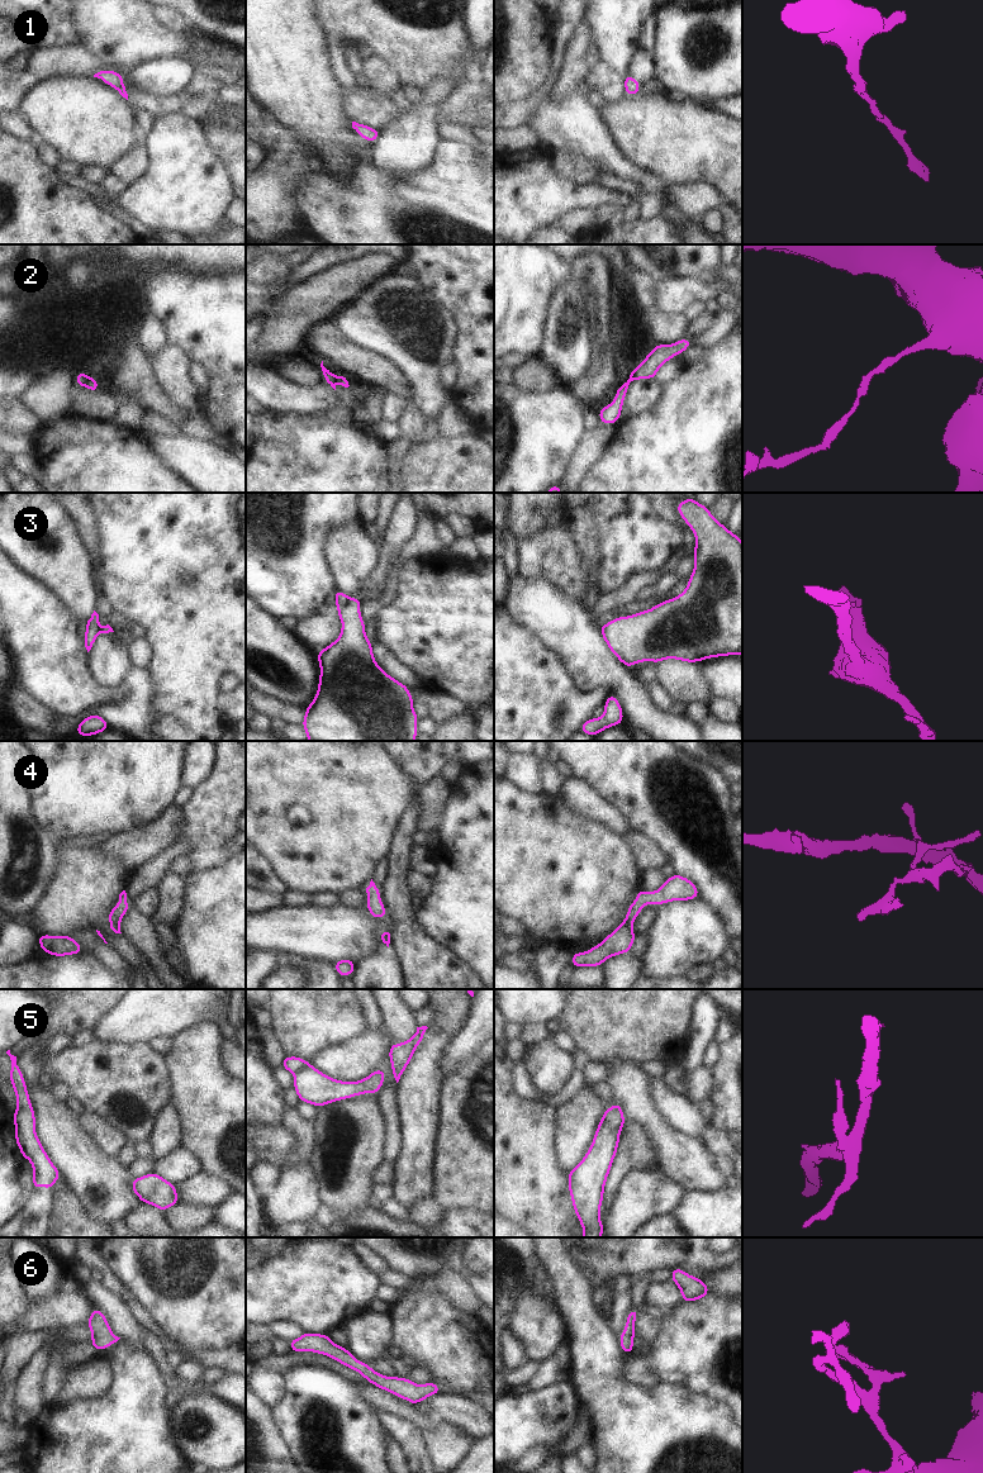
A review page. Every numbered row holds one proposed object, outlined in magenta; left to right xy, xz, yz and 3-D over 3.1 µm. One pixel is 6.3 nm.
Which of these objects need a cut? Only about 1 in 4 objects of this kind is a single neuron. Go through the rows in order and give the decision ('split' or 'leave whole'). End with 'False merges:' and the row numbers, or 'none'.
1: leave whole
2: split
3: split
4: leave whole
5: split
6: leave whole
False merges: 2, 3, 5

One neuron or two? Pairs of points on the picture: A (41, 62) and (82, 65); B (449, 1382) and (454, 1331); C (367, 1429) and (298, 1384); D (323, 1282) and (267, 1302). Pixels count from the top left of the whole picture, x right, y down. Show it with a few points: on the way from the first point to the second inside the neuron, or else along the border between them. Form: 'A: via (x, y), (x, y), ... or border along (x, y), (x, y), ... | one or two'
A: via (51, 62), (72, 62) | one
B: via (454, 1369), (454, 1344) | one
C: via (350, 1419), (328, 1400), (316, 1396) | one
D: via (309, 1283), (281, 1288) | one

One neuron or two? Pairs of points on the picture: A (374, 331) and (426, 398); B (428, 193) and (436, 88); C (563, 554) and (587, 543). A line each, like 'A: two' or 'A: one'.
A: one
B: two
C: two

